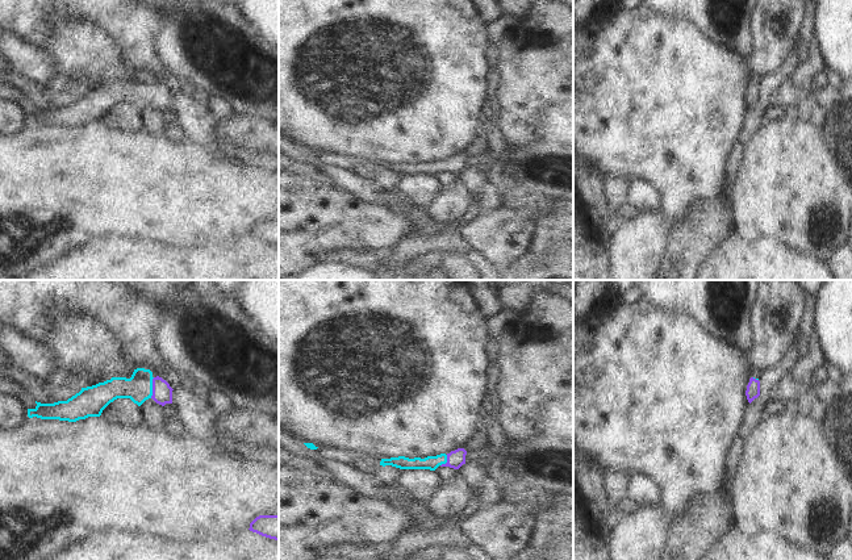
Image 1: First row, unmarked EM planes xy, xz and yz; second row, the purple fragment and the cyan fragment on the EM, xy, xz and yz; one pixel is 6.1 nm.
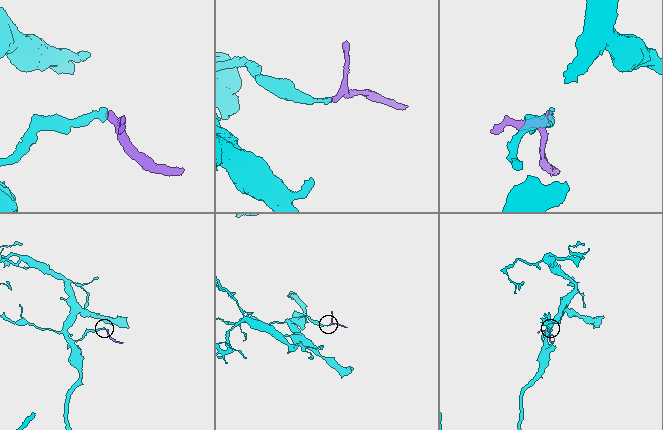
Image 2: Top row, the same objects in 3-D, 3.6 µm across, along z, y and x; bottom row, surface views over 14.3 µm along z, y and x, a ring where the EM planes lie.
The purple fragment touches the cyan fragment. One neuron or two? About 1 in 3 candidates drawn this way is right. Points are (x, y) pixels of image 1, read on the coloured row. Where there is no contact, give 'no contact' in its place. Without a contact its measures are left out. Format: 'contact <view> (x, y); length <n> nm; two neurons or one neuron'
contact xy (153, 388); length 130 nm; one neuron

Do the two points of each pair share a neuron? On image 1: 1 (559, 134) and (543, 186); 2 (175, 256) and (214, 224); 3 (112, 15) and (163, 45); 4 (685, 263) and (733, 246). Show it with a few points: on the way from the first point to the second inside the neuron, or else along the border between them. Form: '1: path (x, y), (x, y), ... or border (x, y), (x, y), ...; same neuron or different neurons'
1: path (542, 151), (518, 164), (526, 178); same neuron
2: border (161, 242), (224, 242); different neurons
3: border (163, 13), (155, 40), (162, 67); different neurons
4: border (733, 232), (700, 266); different neurons

